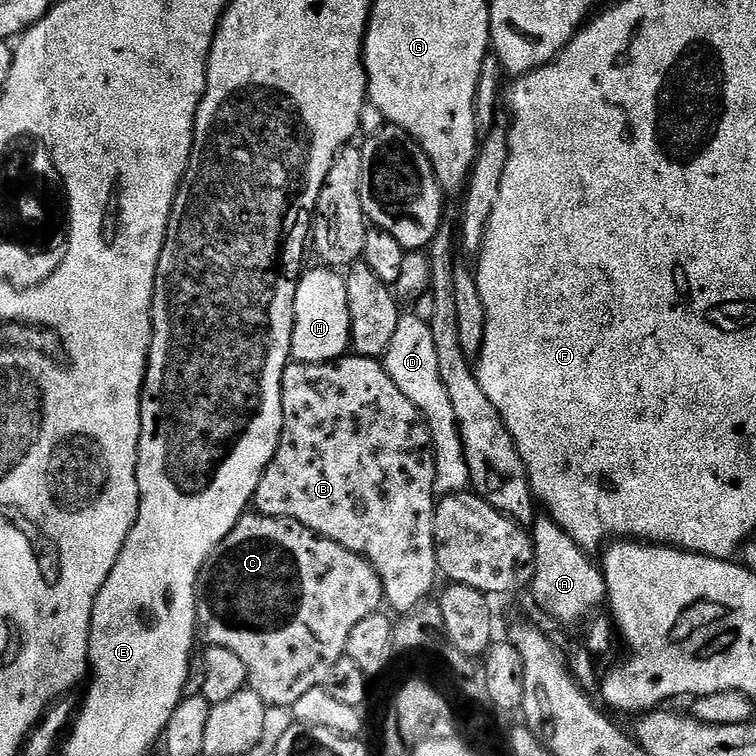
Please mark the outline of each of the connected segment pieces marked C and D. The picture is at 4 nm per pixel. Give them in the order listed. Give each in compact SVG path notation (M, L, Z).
M245 514L240 521L226 534L226 538L210 554L210 558L202 566L200 576L196 579L196 626L199 639L205 645L213 648L225 648L234 650L238 658L242 658L242 666L246 666L247 687L262 698L269 709L284 708L290 710L302 694L323 685L326 674L334 667L334 662L342 658L348 651L348 639L350 630L358 626L366 618L370 618L375 612L381 611L385 603L384 587L376 573L376 567L369 560L363 560L358 554L346 550L346 546L338 546L338 542L330 542L326 537L317 532L311 532L306 526L302 526L296 520L286 520L282 516L262 516L259 514Z
M401 315L398 330L390 338L390 346L382 357L384 369L390 374L394 386L414 402L420 411L424 424L432 439L432 453L436 459L436 490L440 496L449 496L465 491L469 487L470 470L466 470L466 458L462 450L462 440L454 418L454 406L446 395L446 386L442 386L442 377L438 375L438 358L434 351L434 334L431 323L420 316Z

